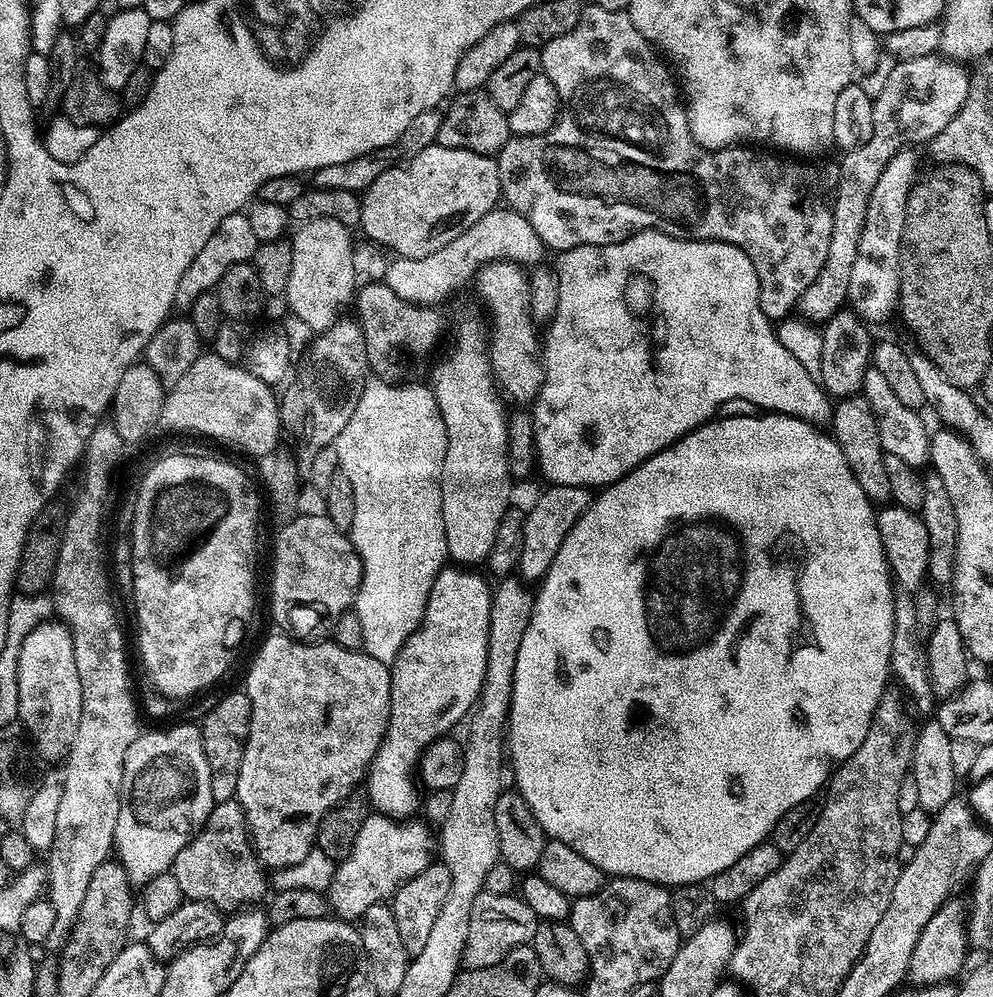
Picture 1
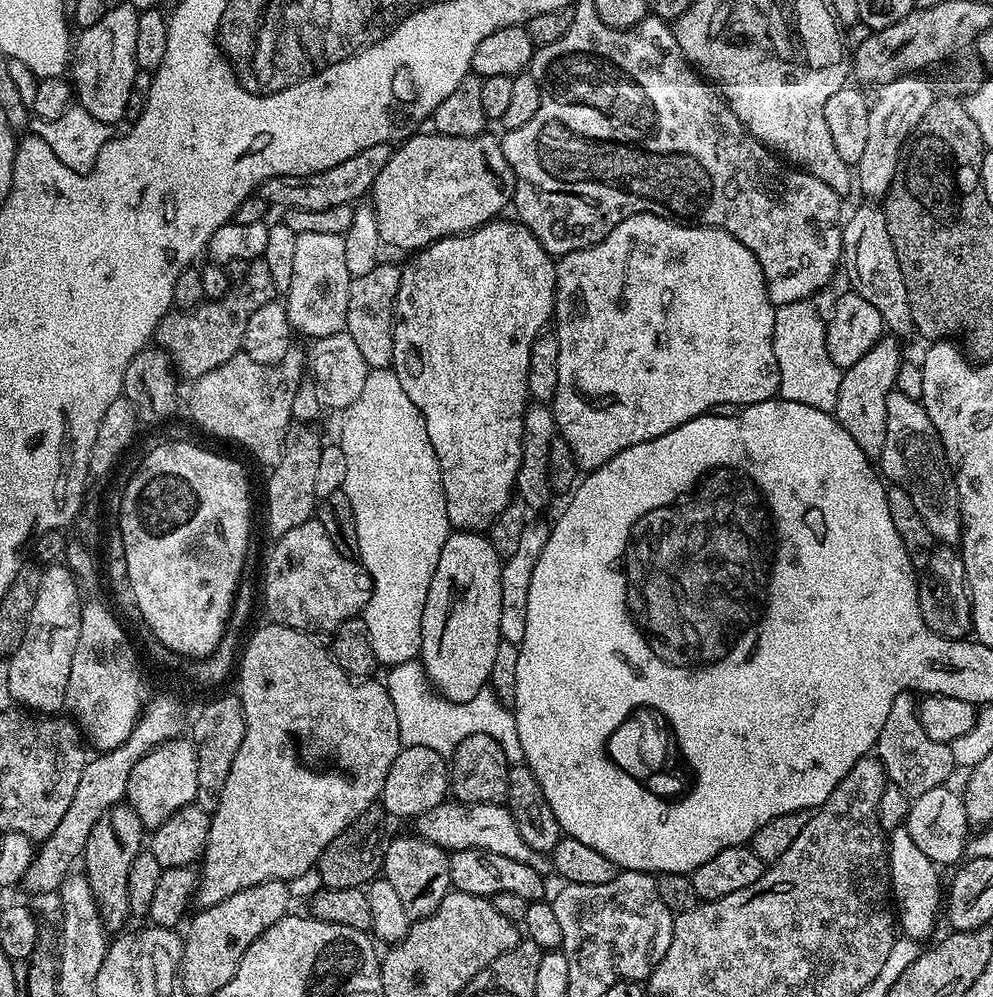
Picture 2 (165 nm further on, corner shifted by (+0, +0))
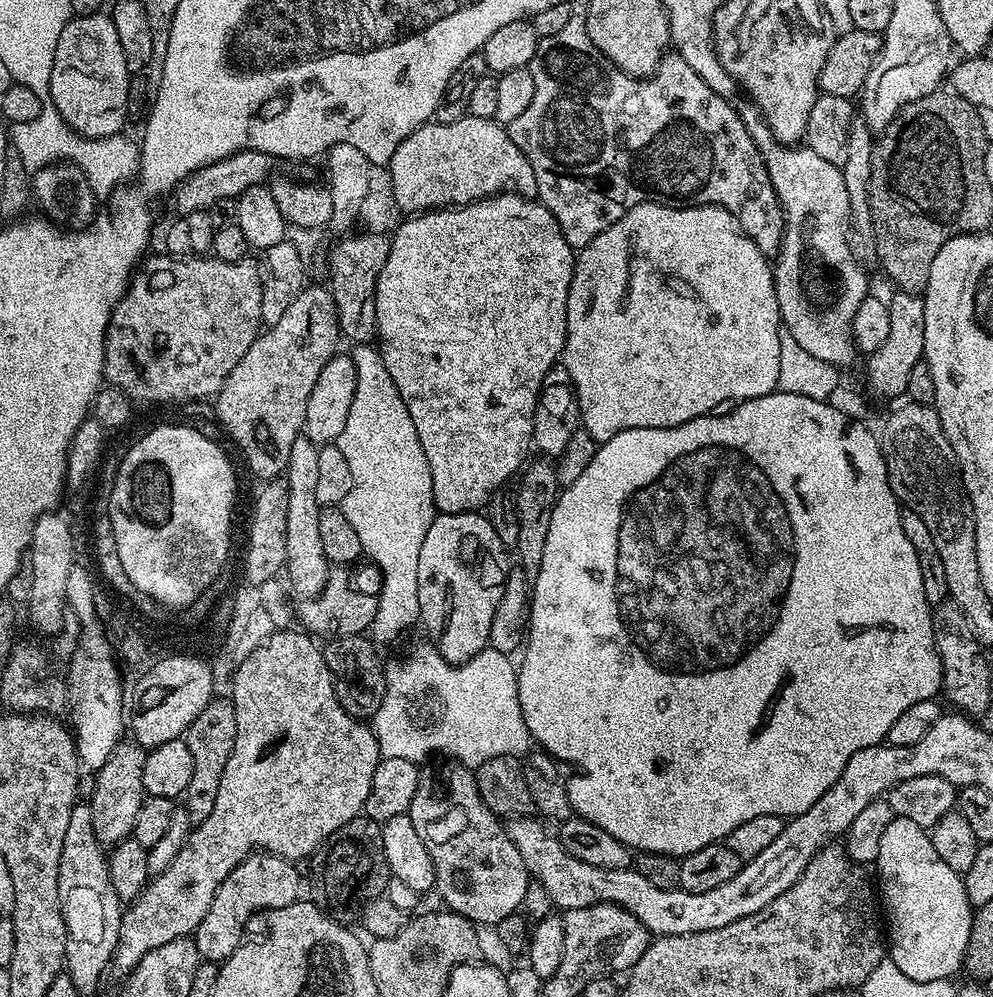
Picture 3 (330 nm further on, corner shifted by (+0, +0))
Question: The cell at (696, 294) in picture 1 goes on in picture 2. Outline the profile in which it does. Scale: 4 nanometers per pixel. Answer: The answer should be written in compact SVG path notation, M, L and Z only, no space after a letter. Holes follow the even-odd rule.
M643 212L618 222L618 226L614 226L614 230L610 230L610 234L602 238L602 242L559 257L556 260L554 313L554 328L556 324L554 335L558 342L558 390L550 401L550 407L556 419L559 435L574 454L577 469L585 473L593 472L606 462L610 462L614 454L630 446L638 446L638 442L650 442L650 438L670 434L670 430L708 414L712 406L721 405L722 402L747 406L773 399L780 390L778 362L775 361L772 345L775 312L776 308L768 297L758 258L753 252L746 250L746 246L742 246L738 238L734 238L721 228L681 224Z

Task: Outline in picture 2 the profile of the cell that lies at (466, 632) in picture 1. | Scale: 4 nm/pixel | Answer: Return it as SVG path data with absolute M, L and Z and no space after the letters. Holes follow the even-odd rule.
M452 530L442 546L442 554L438 554L434 578L430 578L430 590L426 594L426 606L422 610L422 646L419 659L437 692L455 703L466 702L486 688L489 683L488 675L500 656L502 641L498 630L498 614L502 614L501 563L502 557L496 553L487 535Z

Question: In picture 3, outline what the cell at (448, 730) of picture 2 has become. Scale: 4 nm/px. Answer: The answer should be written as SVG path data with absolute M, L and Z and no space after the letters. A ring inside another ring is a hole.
M423 643L404 662L390 662L385 669L386 695L372 719L381 755L422 764L430 754L438 752L438 755L457 760L473 770L498 756L520 758L527 755L532 739L518 700L518 668L514 662L512 664L513 659L489 646L466 663L454 665L442 658L435 644Z

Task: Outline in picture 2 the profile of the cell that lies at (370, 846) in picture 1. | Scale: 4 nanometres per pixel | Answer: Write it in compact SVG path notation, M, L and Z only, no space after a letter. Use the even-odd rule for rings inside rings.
M445 802L423 812L416 818L417 835L423 840L434 842L439 848L461 852L464 848L484 848L490 854L502 854L502 858L514 858L514 862L522 862L535 872L544 874L549 871L550 864L545 853L535 852L526 846L526 838L518 831L518 822L514 822L512 812L501 804L463 804Z

